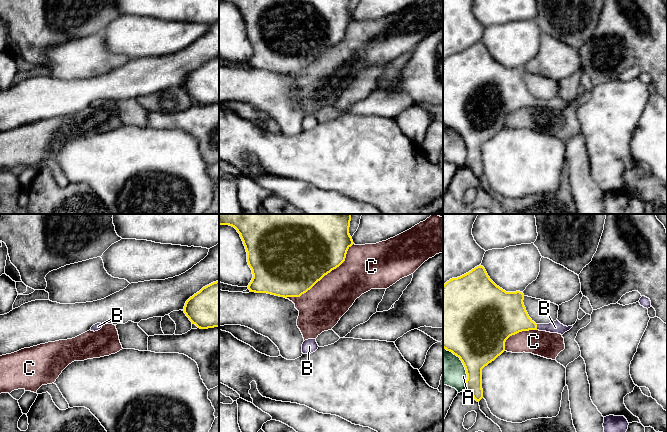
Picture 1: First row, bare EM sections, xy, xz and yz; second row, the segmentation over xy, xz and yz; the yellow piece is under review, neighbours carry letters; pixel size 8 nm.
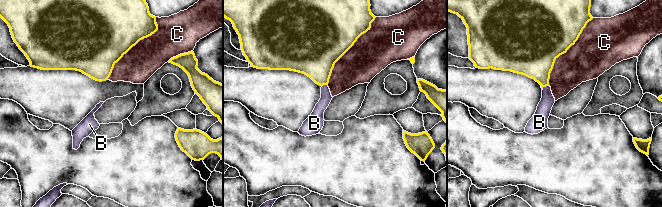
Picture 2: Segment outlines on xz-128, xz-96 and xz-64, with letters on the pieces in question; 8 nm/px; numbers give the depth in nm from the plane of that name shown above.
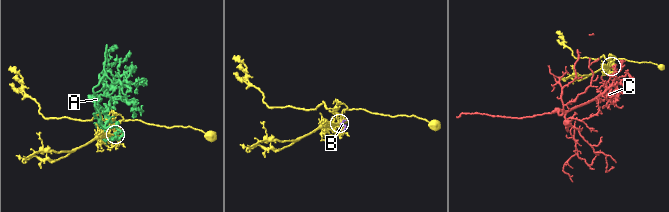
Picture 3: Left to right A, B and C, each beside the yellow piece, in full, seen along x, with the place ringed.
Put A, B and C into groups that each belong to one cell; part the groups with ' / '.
A / B / C

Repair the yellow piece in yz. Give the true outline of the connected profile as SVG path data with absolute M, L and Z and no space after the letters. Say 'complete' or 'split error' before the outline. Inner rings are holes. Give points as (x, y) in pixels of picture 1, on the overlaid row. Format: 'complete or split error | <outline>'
split error | M481 265L443 285L443 348L462 361L467 374L465 390L477 402L483 398L482 369L505 351L505 342L510 336L529 330L563 335L573 327L564 326L558 320L536 324L529 317L523 300L522 292L506 292L497 286Z

